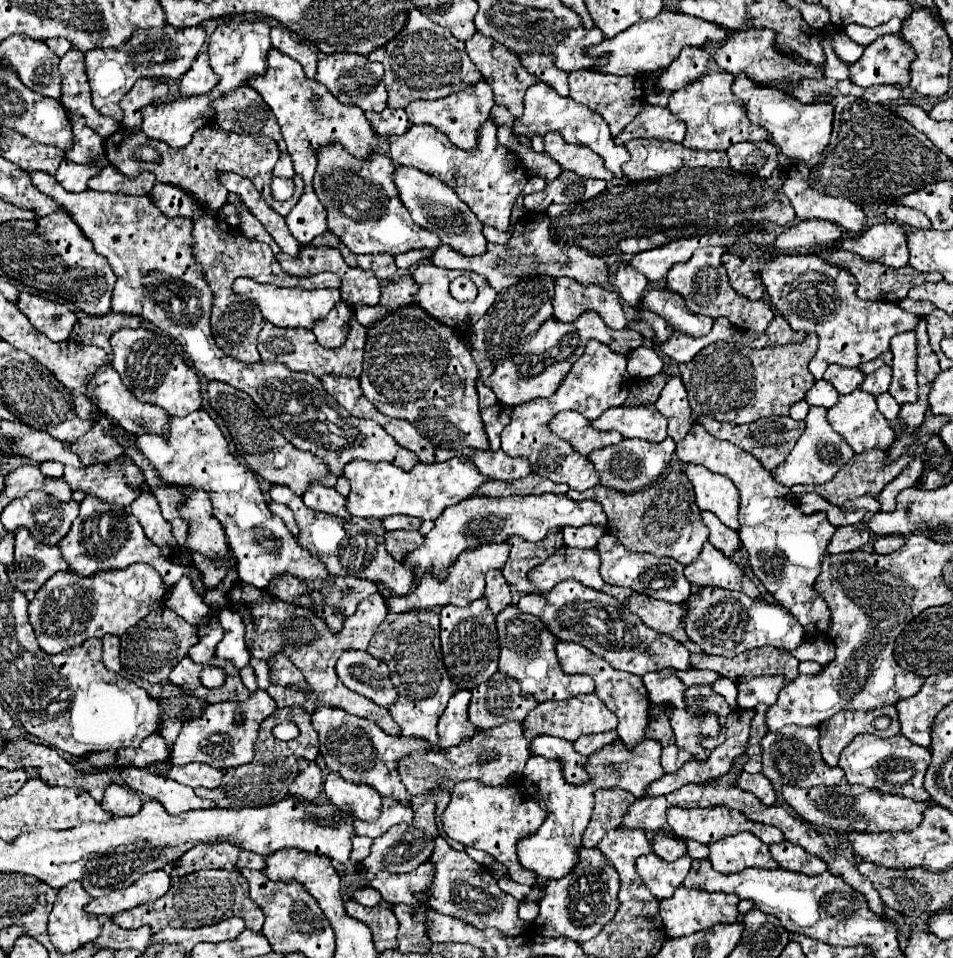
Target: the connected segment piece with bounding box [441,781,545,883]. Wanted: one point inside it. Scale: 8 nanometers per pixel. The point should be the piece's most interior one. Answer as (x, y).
(493, 819)

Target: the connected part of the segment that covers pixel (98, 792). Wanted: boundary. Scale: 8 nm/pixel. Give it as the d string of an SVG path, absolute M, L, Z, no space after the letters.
M101 771L97 775L85 775L83 773L81 779L77 779L77 787L85 789L98 803L103 799L103 793L111 783L121 785L121 777L117 771Z

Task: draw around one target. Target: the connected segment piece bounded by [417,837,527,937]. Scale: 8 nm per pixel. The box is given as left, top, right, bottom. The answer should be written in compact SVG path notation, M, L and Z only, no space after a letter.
M437 837L431 861L435 863L435 871L433 871L435 875L433 875L431 889L427 895L417 895L417 899L423 905L427 905L443 915L451 915L461 921L467 921L477 929L495 927L511 937L517 937L527 931L527 925L517 917L519 901L511 895L503 893L499 889L497 881L493 881L493 877L489 875L489 871L483 865L475 863L465 851L455 851L447 845L447 841L443 837Z

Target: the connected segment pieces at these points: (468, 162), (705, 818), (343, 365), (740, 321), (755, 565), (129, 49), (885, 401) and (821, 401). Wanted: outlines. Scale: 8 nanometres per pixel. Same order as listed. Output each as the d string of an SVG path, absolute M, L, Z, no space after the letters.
M489 121L477 133L477 151L461 151L439 129L431 125L411 125L411 129L403 135L389 139L391 159L397 165L415 167L441 179L459 195L463 203L469 205L483 225L491 225L497 231L507 231L511 209L529 177L519 157L503 147L493 133L497 133L497 125Z
M715 807L715 809L669 809L667 811L667 823L677 837L693 839L693 841L699 841L699 843L705 843L705 845L713 843L717 839L729 837L729 835L743 833L743 831L751 831L753 835L757 835L767 845L783 841L783 835L777 827L763 825L763 823L753 823L753 821L745 819L745 815L741 815L739 811L731 811L731 809L725 809L725 807Z
M357 321L351 323L349 335L345 343L337 349L327 349L321 347L313 335L313 331L305 329L281 329L271 323L265 323L265 327L259 333L259 353L263 361L277 361L287 365L293 371L305 371L313 373L315 377L321 377L325 373L331 375L345 375L345 377L359 377L361 375L361 363L363 363L363 353L365 353L365 339L367 339L367 329L359 325Z
M703 247L701 251L695 251L695 255L689 259L689 263L679 263L667 273L667 289L673 293L679 293L685 299L685 305L691 313L697 315L709 315L709 317L725 317L735 327L763 333L773 319L773 309L767 301L751 301L733 291L733 287L727 281L727 271L721 263L721 255L725 253L723 247Z
M699 423L689 431L689 435L683 441L677 443L677 457L681 461L707 465L709 471L727 475L735 483L735 487L741 493L739 535L743 547L747 549L755 577L765 585L769 595L773 595L779 605L783 605L797 617L797 621L805 627L809 635L825 635L831 625L831 611L825 599L821 599L821 595L815 593L813 583L821 573L821 559L835 533L835 527L827 521L827 515L823 511L805 515L799 509L799 503L791 489L777 483L771 471L763 469L759 459L755 459L753 455L745 453L741 447L729 441L715 439Z
M171 25L163 27L149 27L135 31L131 39L119 49L93 49L85 55L87 77L91 85L93 105L101 115L109 115L117 121L123 119L123 111L119 107L121 97L133 87L133 83L141 77L163 77L163 79L181 79L185 71L193 65L195 57L199 55L205 43L205 29L203 27L187 27L177 29Z
M883 393L883 395L877 397L877 405L879 405L879 411L885 415L885 419L891 423L893 431L899 431L901 425L895 423L895 421L899 421L899 419L897 419L897 413L899 413L901 407L897 405L897 401L895 401L889 393Z
M817 381L809 391L807 391L807 403L809 405L821 405L831 409L839 399L839 393L835 391L833 385L825 383L825 381Z

